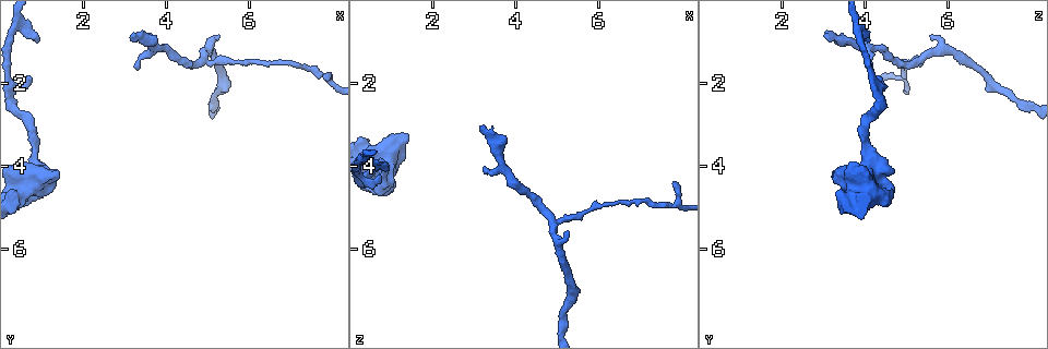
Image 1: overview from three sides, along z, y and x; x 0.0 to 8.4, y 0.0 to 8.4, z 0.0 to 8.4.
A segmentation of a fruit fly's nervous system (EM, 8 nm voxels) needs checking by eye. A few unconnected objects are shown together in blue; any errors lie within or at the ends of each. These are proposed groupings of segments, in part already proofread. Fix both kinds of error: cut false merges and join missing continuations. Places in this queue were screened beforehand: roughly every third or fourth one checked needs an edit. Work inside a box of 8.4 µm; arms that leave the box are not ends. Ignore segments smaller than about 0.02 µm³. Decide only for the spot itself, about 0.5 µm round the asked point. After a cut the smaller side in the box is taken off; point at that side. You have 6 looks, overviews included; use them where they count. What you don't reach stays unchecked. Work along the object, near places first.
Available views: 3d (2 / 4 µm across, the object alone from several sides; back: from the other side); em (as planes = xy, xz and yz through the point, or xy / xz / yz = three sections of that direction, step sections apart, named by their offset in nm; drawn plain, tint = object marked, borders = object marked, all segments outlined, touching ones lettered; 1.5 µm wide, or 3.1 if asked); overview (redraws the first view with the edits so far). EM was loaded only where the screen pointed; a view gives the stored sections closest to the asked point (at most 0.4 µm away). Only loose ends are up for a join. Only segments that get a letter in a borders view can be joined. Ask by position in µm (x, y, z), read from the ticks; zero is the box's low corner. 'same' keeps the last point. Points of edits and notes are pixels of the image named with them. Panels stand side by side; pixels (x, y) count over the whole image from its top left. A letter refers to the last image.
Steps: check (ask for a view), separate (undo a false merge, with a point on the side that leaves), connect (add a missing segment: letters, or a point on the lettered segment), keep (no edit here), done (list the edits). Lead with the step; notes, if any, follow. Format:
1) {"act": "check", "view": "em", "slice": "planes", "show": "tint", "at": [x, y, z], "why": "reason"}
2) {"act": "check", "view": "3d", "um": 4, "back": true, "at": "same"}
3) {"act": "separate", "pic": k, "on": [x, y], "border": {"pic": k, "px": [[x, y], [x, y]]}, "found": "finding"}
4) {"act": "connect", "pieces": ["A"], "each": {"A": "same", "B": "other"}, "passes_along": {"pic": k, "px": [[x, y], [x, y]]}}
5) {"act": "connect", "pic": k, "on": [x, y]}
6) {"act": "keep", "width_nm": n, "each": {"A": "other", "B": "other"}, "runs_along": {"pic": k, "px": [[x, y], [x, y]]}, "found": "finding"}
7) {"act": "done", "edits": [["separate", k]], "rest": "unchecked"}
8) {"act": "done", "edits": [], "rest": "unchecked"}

{"act": "check", "view": "em", "slice": "planes", "show": "plain", "at": [0.90, 1.00, 4.05], "why": "tapers out"}

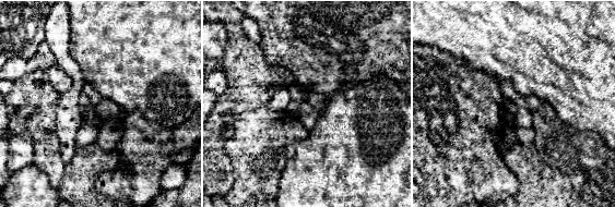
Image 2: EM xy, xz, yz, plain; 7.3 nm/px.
{"act": "check", "view": "em", "slice": "planes", "show": "borders", "at": "same"}

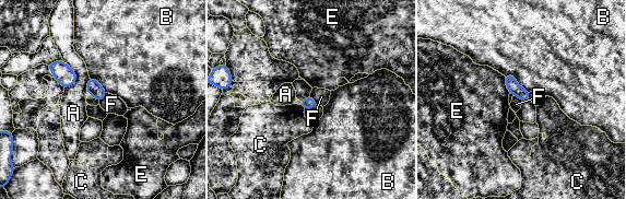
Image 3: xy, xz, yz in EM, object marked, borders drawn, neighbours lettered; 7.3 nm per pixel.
{"act": "keep", "longest_contact_nm": ["B", 240], "each": {"A": "other", "B": "other", "C": "other", "E": "other", "F": "other"}, "border": {"pic": 3, "px": [[310, 94], [318, 105]]}, "found": "no lettered segment goes on from it"}

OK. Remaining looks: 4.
{"act": "check", "view": "em", "slice": "planes", "show": "tint", "at": [3.20, 0.85, 3.00], "why": "tapers out"}

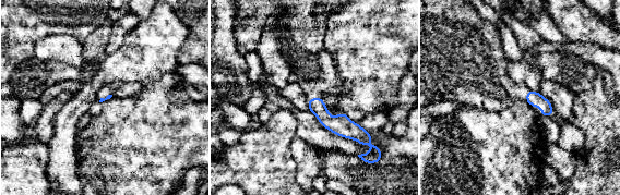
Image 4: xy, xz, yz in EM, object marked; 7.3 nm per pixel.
{"act": "check", "view": "em", "slice": "planes", "show": "borders", "at": "same"}

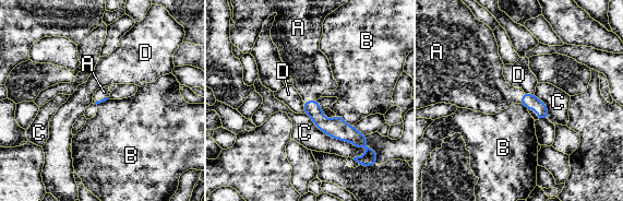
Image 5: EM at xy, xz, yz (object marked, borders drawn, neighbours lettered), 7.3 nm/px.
{"act": "connect", "pieces": ["A"], "each": {"A": "same", "B": "other", "C": "other", "D": "other"}, "passes_along": {"pic": 5, "px": [[332, 127], [310, 101], [310, 69]]}, "found": "the neuron continues"}

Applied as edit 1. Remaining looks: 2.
{"act": "done", "edits": [["connect", 5]], "rest": "unchecked"}

